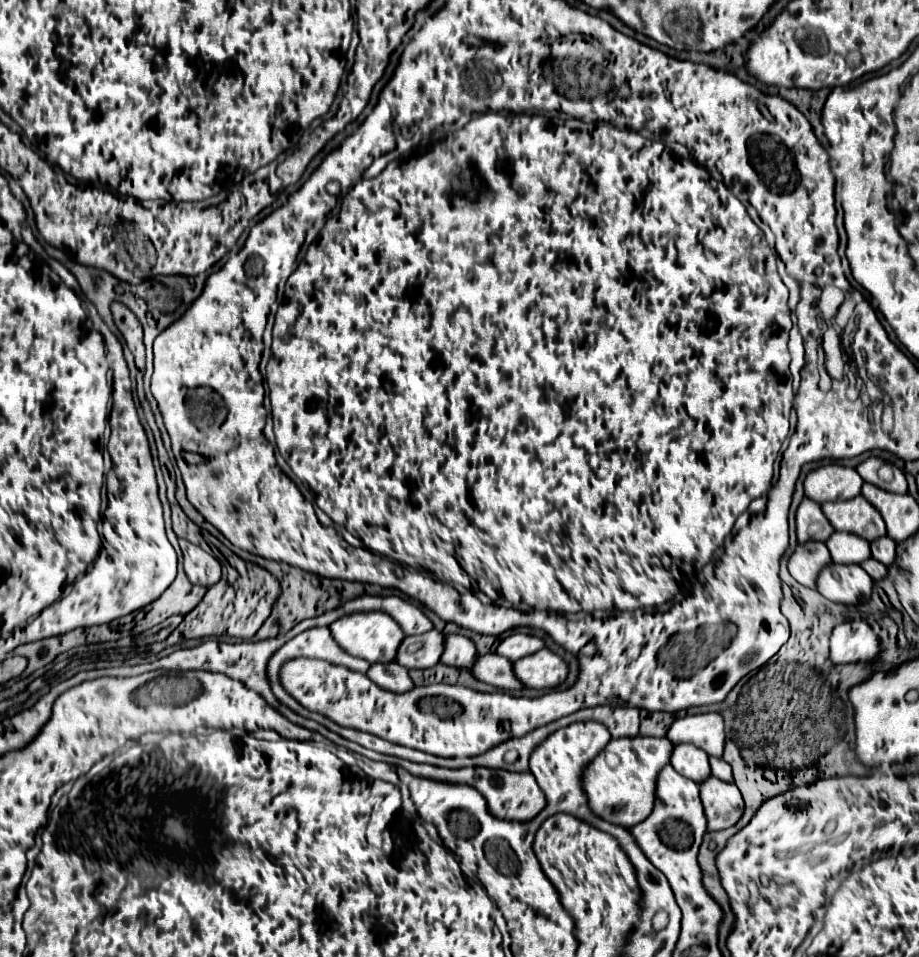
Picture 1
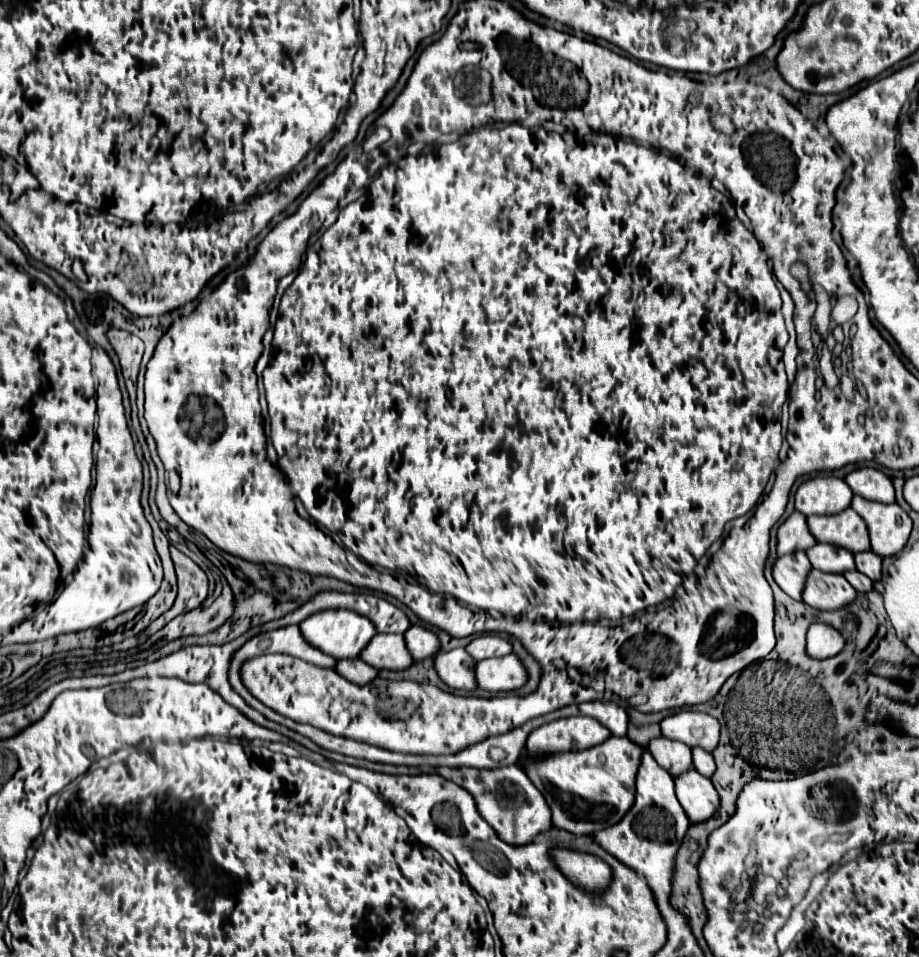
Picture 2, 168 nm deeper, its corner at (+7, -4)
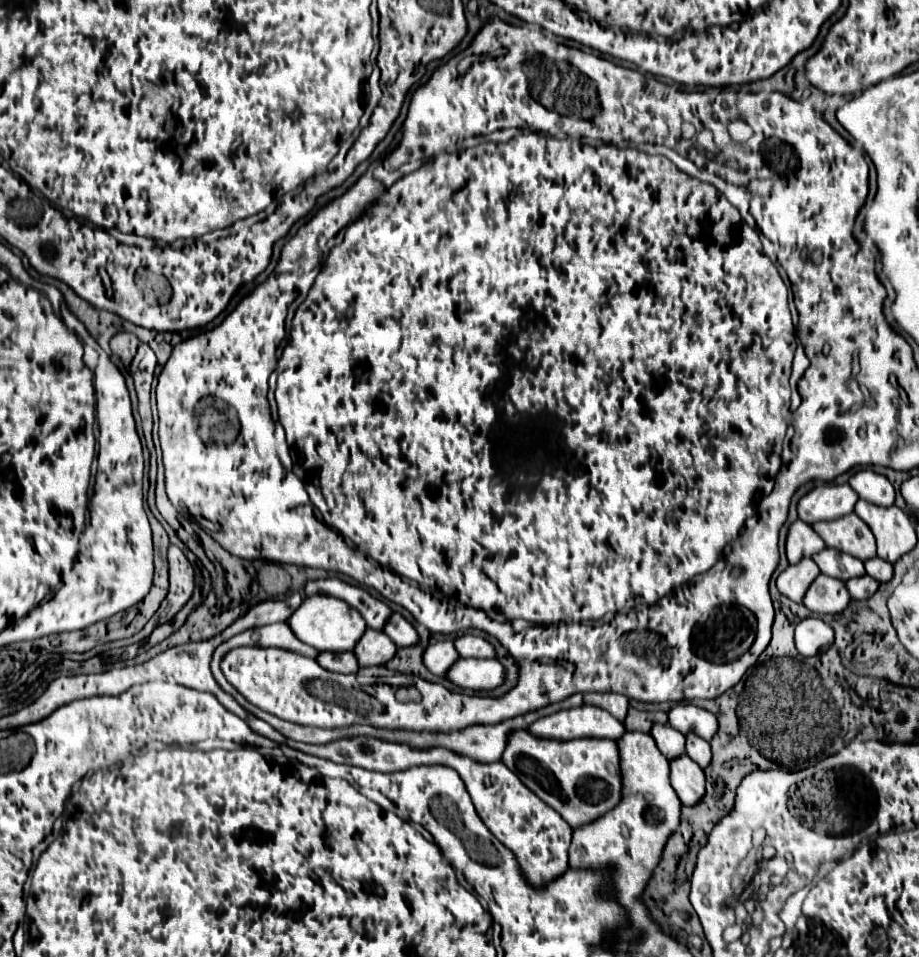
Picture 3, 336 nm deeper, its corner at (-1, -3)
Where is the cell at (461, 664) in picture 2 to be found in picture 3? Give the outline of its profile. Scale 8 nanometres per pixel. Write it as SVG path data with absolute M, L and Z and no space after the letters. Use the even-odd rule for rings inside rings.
M439 641L435 645L429 645L423 655L423 663L427 665L427 669L439 677L445 677L457 659L459 653L451 641Z

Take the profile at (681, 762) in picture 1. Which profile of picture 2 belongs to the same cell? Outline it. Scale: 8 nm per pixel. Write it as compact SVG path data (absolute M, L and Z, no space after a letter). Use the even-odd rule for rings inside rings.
M663 736L649 740L647 744L649 752L653 754L655 762L665 768L671 776L683 774L693 766L691 762L691 748L687 748L683 742L677 740L667 740Z

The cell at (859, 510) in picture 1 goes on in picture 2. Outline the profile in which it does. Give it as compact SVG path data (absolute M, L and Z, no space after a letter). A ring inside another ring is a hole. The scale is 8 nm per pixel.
M851 508L831 516L809 516L807 524L817 542L841 546L853 554L869 550L867 526Z

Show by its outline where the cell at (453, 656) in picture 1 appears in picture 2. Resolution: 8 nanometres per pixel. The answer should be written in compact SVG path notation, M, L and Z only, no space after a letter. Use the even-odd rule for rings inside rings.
M411 626L411 630L405 630L403 634L405 642L407 642L407 650L411 650L411 656L415 660L423 660L425 656L433 656L437 654L439 648L439 640L433 632L421 628L421 626Z

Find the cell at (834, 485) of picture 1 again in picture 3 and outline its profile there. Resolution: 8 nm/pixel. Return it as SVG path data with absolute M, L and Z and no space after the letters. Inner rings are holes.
M819 485L813 491L809 491L797 505L799 519L805 523L815 521L831 521L845 517L853 511L855 503L859 501L859 495L849 485Z

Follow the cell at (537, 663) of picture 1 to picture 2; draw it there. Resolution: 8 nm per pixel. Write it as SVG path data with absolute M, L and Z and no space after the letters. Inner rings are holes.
M515 654L475 662L477 688L487 692L507 692L527 682L527 672Z

